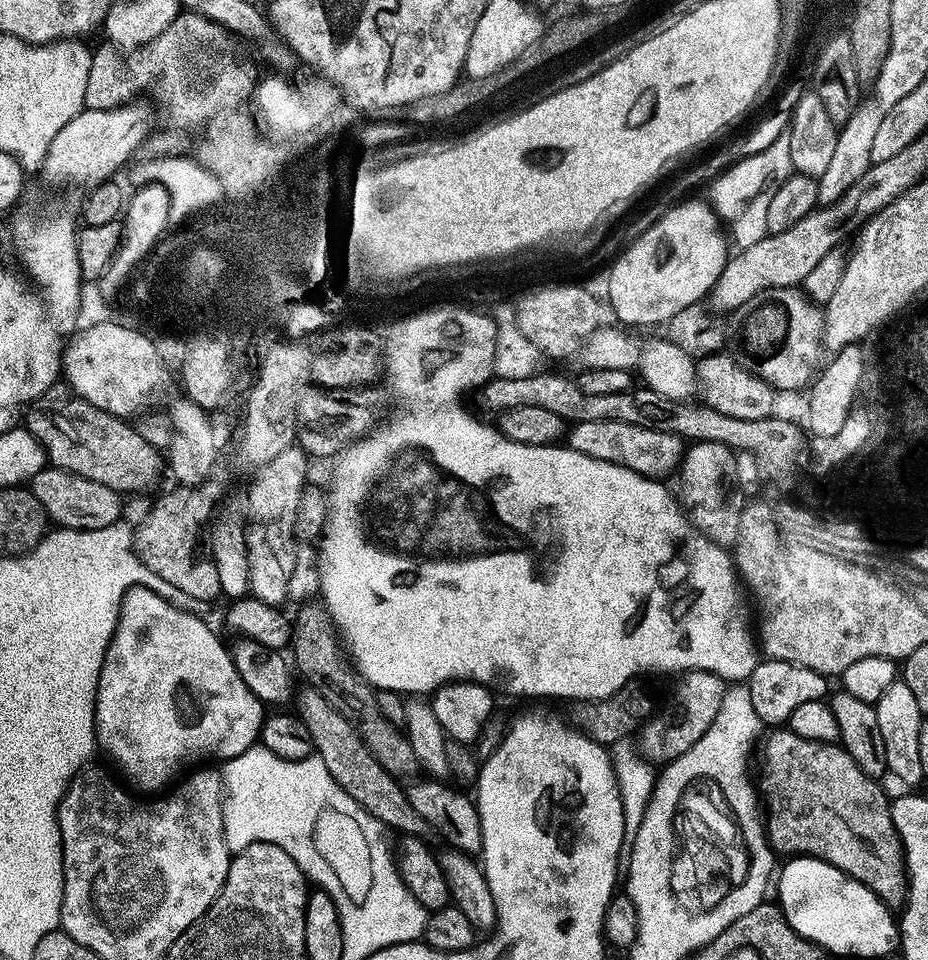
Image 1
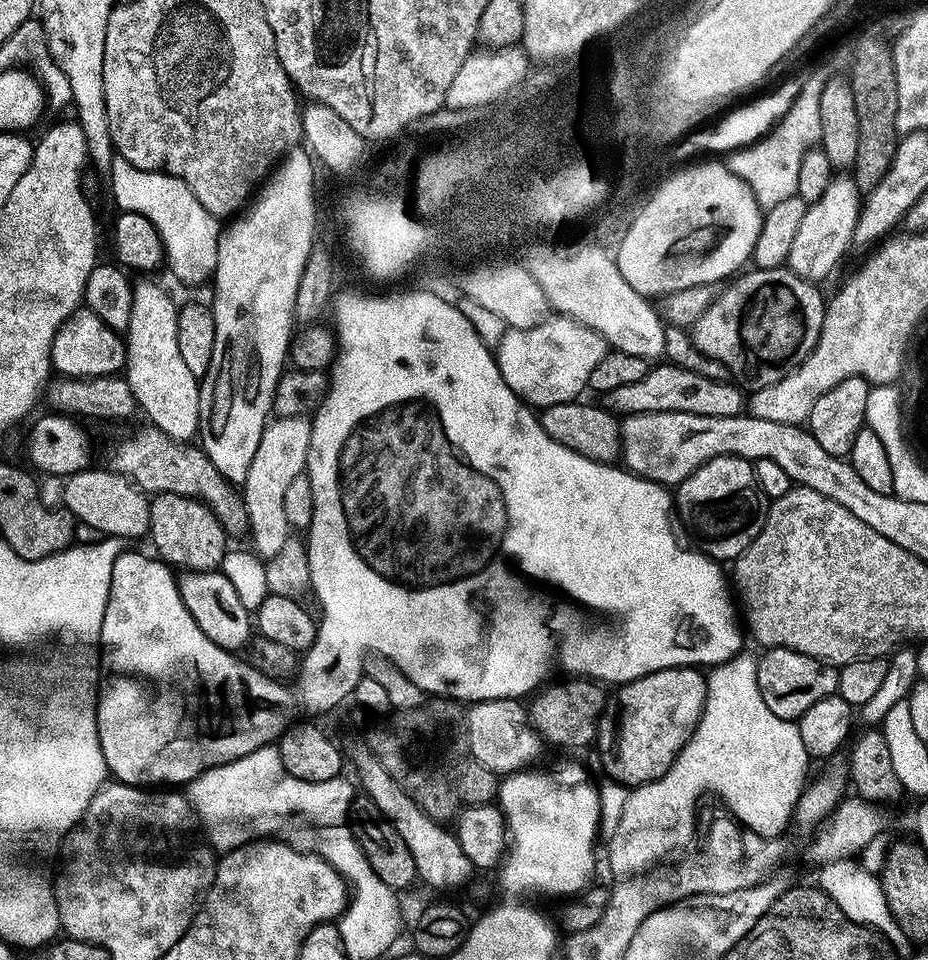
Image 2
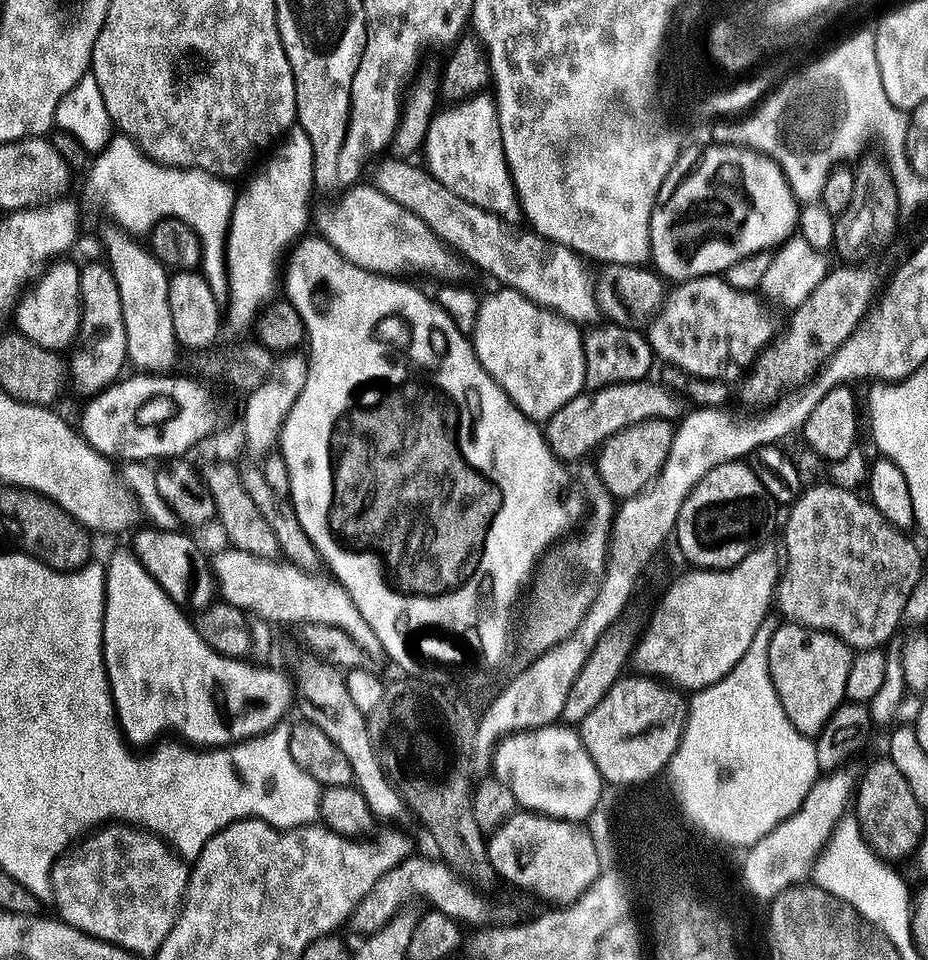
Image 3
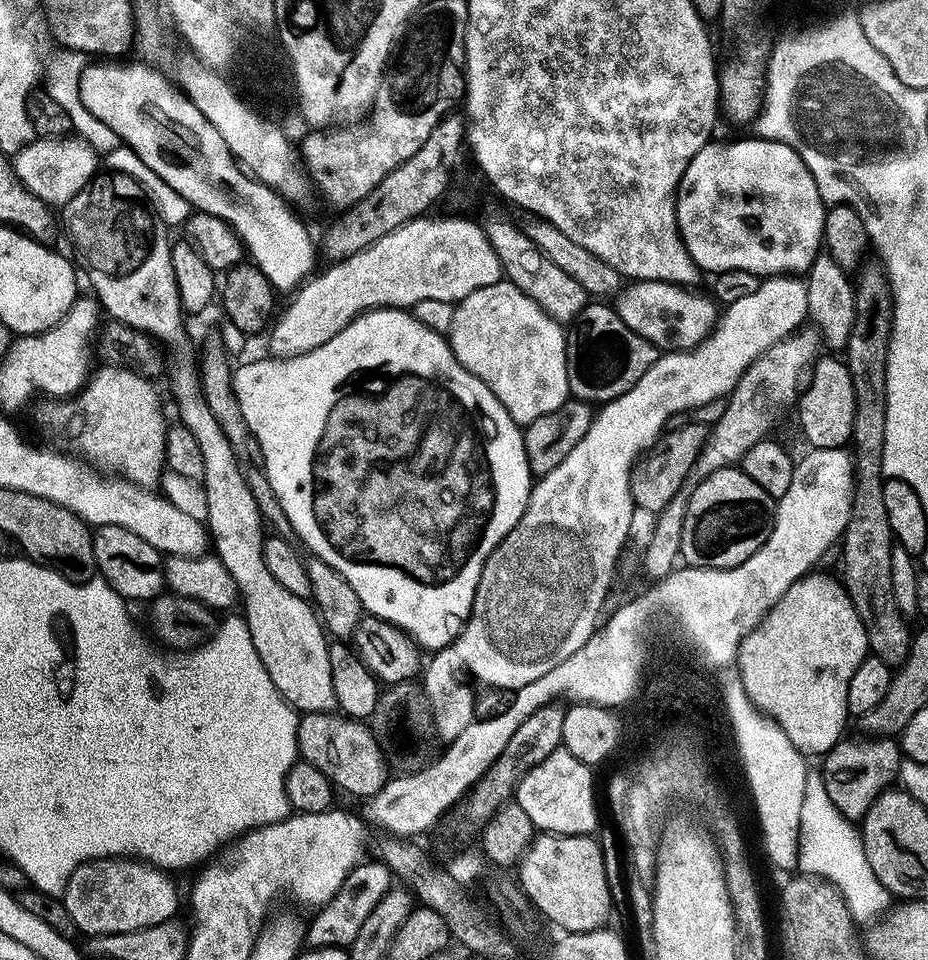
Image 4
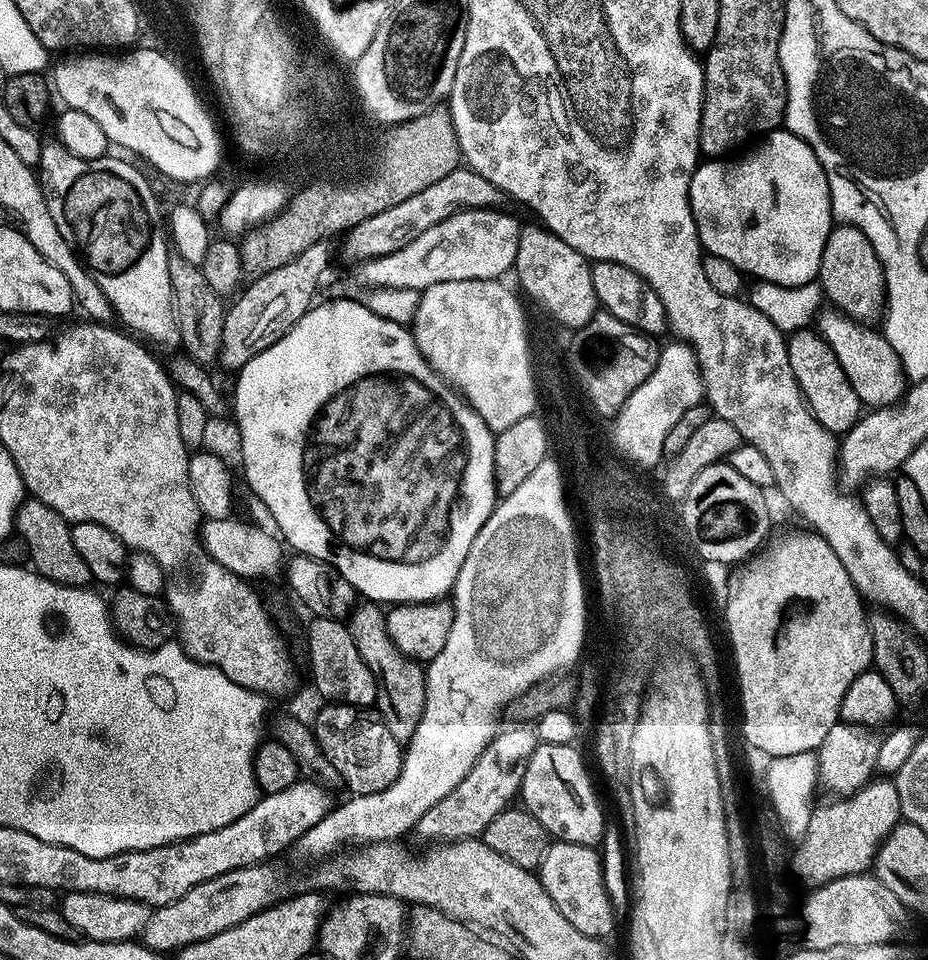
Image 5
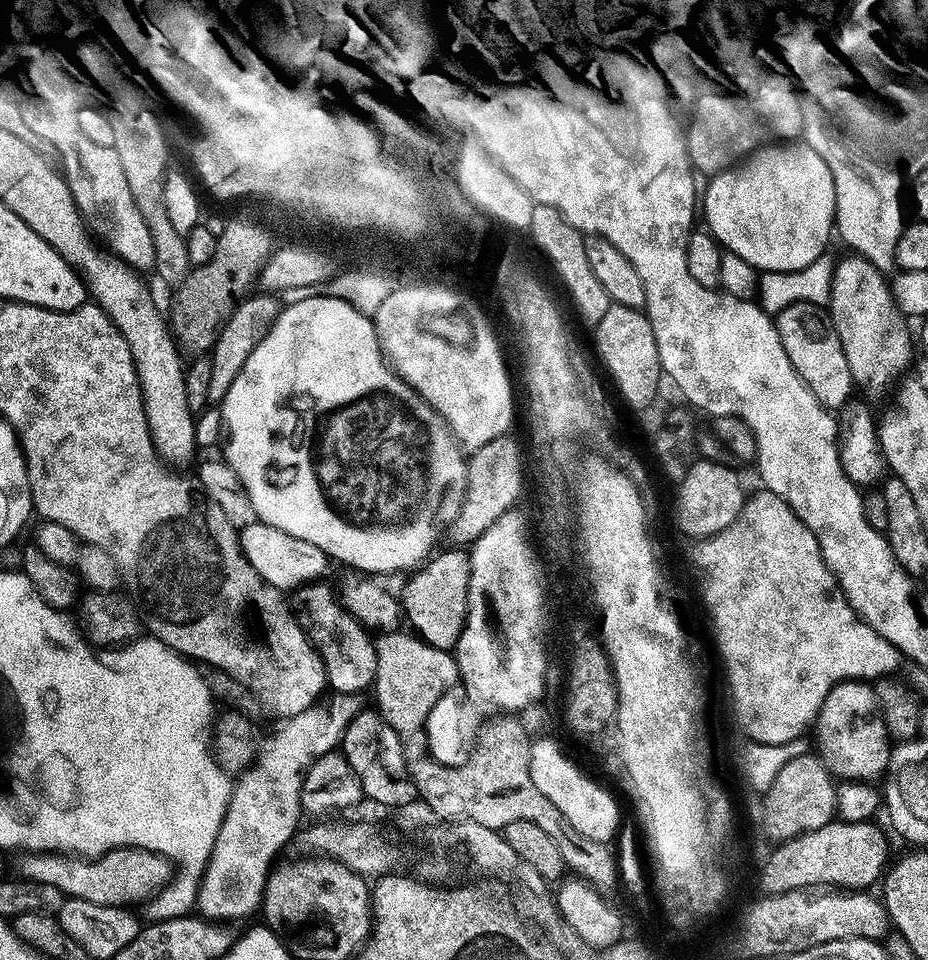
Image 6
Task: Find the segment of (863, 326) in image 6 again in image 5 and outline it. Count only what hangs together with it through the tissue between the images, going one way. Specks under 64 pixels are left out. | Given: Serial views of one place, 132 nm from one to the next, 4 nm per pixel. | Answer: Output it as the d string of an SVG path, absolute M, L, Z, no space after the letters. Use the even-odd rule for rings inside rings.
M837 223L832 232L826 238L826 246L822 250L822 262L820 263L820 274L818 284L826 297L827 303L835 311L842 312L852 320L861 322L879 321L884 311L886 303L886 293L884 291L884 266L874 254L874 246L862 230L858 230L849 224Z

